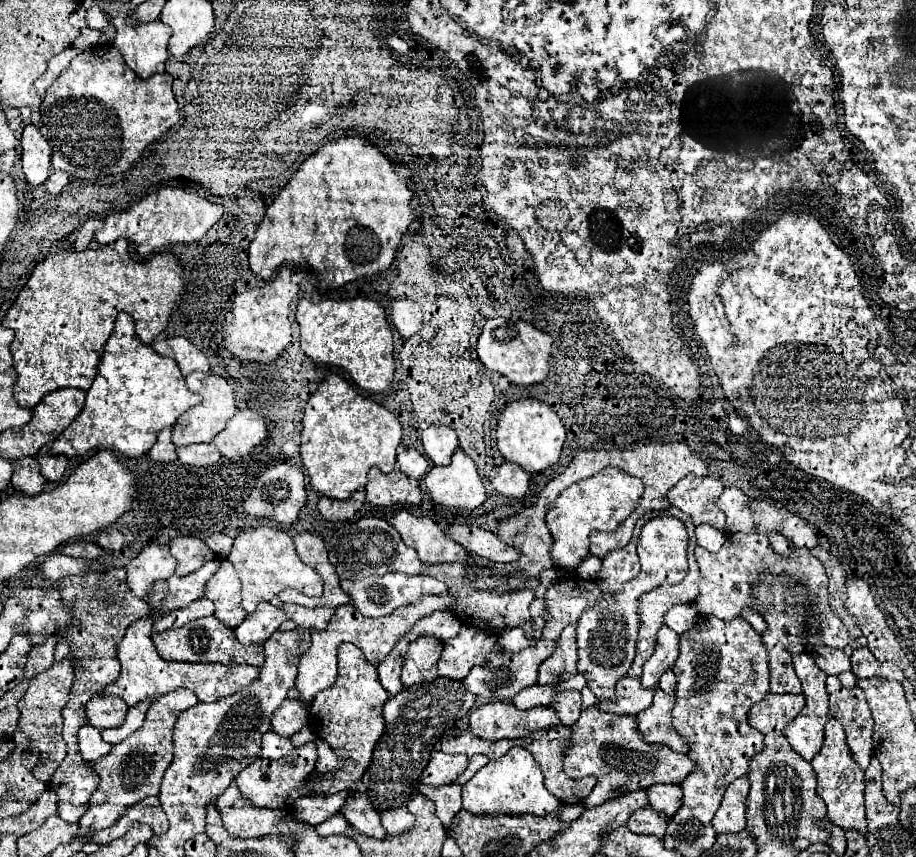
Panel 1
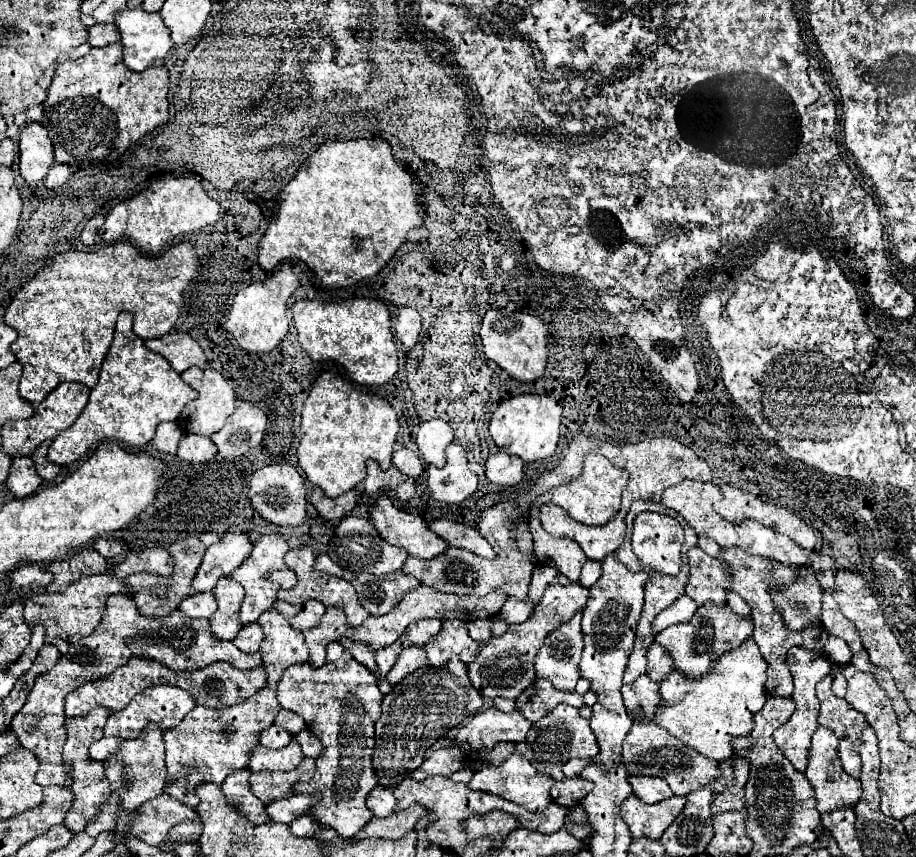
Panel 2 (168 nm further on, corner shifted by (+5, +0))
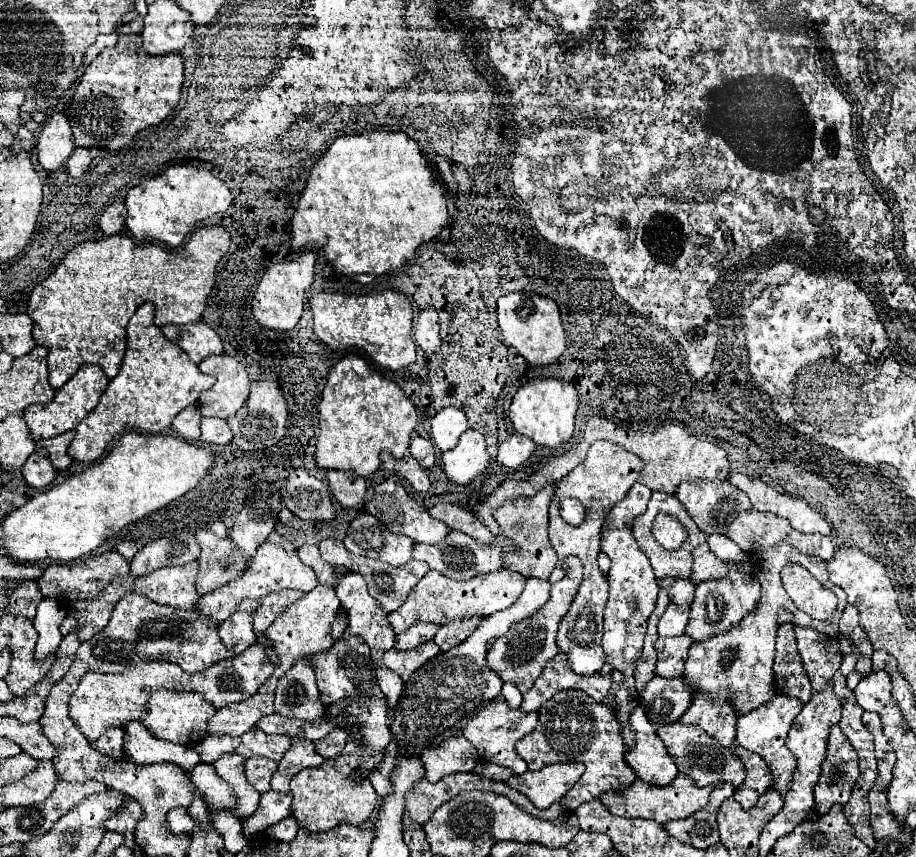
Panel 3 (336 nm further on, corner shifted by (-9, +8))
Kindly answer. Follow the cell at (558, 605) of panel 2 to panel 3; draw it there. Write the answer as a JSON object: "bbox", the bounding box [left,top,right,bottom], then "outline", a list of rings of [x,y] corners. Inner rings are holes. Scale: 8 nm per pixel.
{"bbox":[486,556,582,692],"outline":[[[568,556],[566,562],[568,562],[568,572],[560,582],[552,584],[548,604],[542,610],[538,610],[538,614],[514,624],[510,628],[510,632],[500,636],[492,644],[492,648],[488,650],[486,660],[488,660],[490,670],[494,670],[504,682],[512,682],[520,692],[530,690],[530,686],[534,684],[534,680],[538,678],[538,674],[546,666],[546,662],[552,660],[560,652],[558,646],[556,646],[558,624],[566,616],[566,612],[570,610],[570,604],[572,604],[572,600],[574,600],[574,596],[576,596],[576,592],[582,584],[582,564],[580,564],[580,560],[576,556]]]}

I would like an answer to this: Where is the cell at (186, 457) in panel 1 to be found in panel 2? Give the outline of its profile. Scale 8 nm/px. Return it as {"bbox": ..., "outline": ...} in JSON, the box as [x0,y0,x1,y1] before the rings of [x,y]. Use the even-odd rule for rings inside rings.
{"bbox":[178,434,216,464],"outline":[[[184,434],[180,440],[180,448],[178,448],[178,456],[184,462],[190,464],[200,464],[210,460],[216,454],[216,446],[208,436],[202,434]]]}

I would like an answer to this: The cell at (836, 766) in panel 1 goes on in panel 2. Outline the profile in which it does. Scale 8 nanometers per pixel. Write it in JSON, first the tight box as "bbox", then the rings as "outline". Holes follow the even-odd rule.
{"bbox":[806,726,862,814],"outline":[[[820,726],[812,738],[806,778],[816,792],[816,808],[820,814],[832,812],[834,808],[842,808],[842,806],[856,806],[856,802],[860,800],[860,792],[862,792],[860,782],[844,772],[840,756],[838,756],[838,740],[836,740],[834,732],[824,726]]]}

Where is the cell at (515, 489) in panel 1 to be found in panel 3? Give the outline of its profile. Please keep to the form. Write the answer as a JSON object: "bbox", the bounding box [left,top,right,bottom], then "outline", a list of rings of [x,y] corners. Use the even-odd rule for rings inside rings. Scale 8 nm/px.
{"bbox":[496,434,536,468],"outline":[[[514,434],[498,446],[496,460],[506,468],[520,468],[526,460],[530,460],[534,448],[536,444],[530,438]]]}

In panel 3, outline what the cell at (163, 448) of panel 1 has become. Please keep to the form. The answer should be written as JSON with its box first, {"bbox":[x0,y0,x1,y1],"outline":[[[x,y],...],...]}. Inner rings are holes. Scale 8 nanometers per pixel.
{"bbox":[172,406,202,442],"outline":[[[188,406],[188,408],[184,408],[176,418],[174,418],[174,422],[172,422],[172,430],[180,436],[180,438],[184,438],[184,440],[188,440],[188,442],[196,442],[198,438],[200,438],[200,420],[202,420],[202,416],[200,416],[200,410],[198,410],[198,406]]]}

